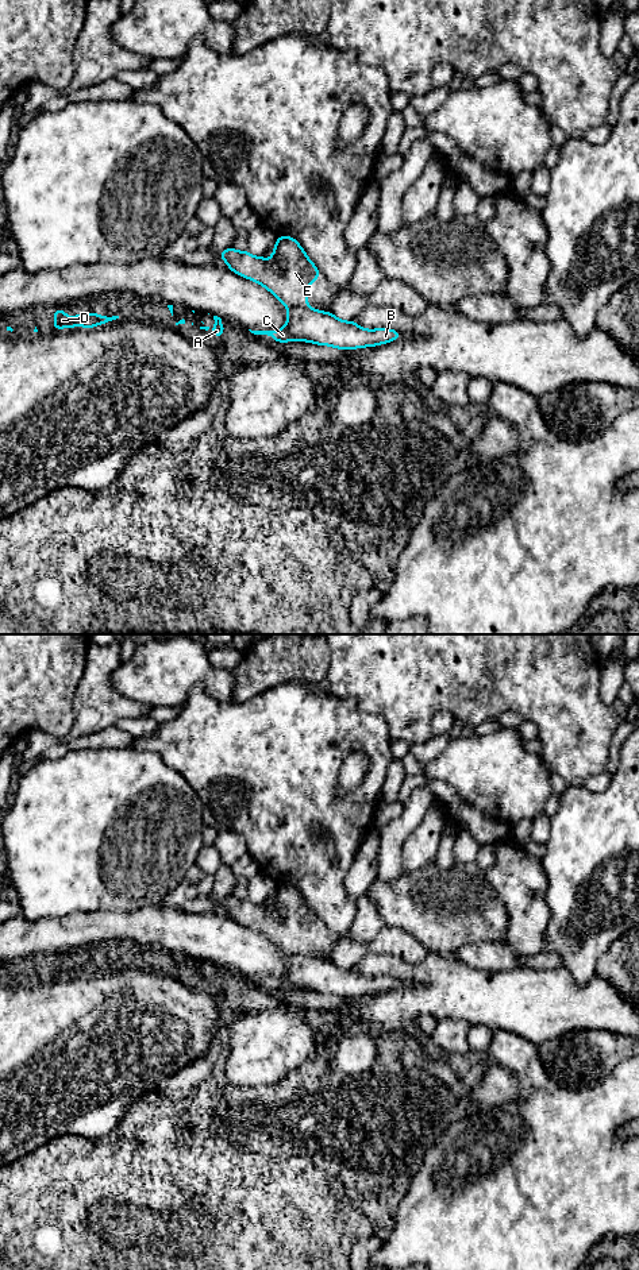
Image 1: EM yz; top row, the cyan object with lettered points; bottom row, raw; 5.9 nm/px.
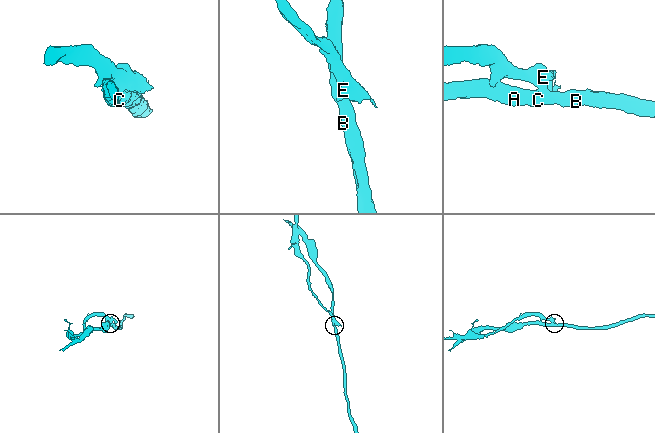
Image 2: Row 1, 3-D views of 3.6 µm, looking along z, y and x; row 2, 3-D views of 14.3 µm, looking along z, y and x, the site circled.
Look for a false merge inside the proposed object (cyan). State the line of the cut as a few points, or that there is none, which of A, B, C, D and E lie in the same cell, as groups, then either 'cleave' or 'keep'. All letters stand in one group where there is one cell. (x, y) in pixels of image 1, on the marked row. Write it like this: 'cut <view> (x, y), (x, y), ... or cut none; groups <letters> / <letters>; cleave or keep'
cut yz (307, 305), (291, 307), (288, 309); groups A B C D / E; cleave

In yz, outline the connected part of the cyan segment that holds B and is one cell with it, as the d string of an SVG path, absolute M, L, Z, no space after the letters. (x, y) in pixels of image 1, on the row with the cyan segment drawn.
M295 306L286 310L288 321L277 332L251 331L254 335L267 335L276 341L308 341L317 346L331 346L338 350L354 350L386 344L401 337L389 328L365 329L355 321L343 321L330 310Z

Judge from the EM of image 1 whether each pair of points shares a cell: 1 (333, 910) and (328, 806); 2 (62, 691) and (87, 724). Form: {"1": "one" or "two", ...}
{"1": "one", "2": "two"}

